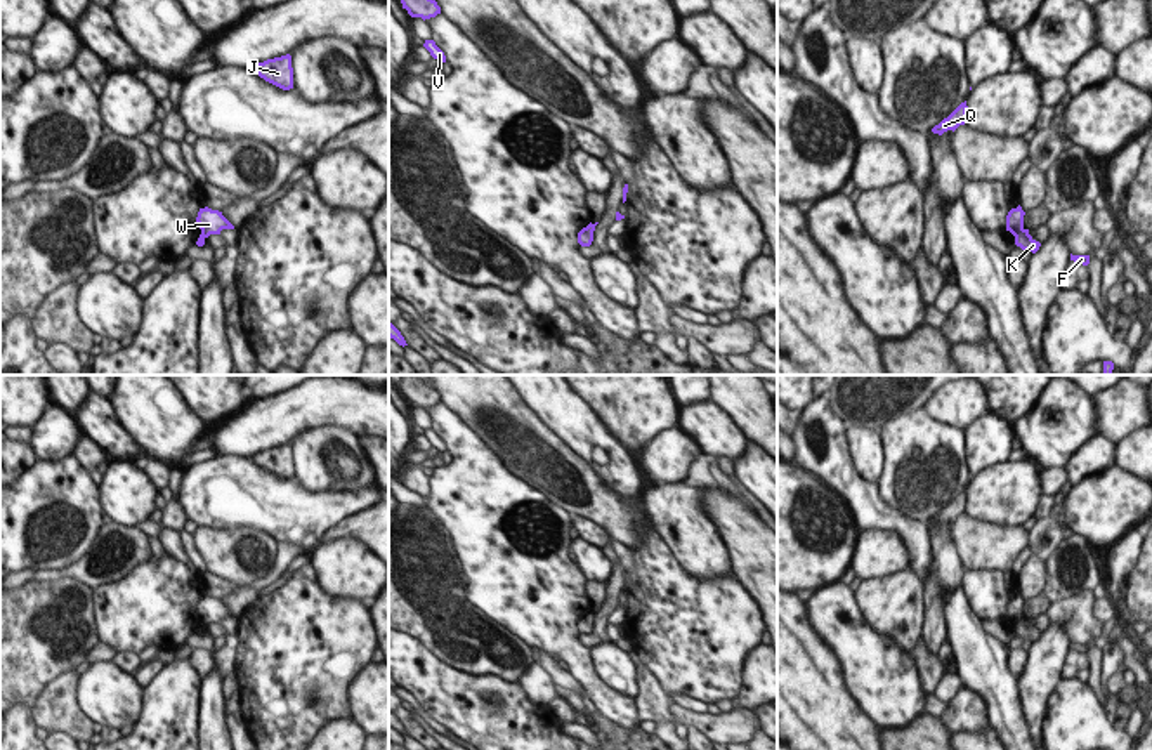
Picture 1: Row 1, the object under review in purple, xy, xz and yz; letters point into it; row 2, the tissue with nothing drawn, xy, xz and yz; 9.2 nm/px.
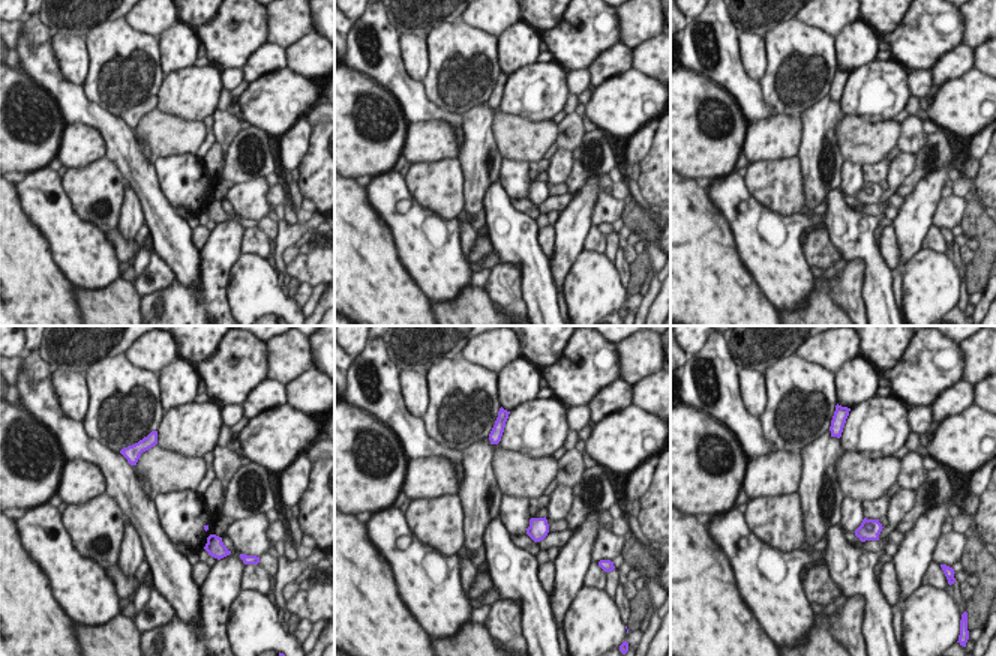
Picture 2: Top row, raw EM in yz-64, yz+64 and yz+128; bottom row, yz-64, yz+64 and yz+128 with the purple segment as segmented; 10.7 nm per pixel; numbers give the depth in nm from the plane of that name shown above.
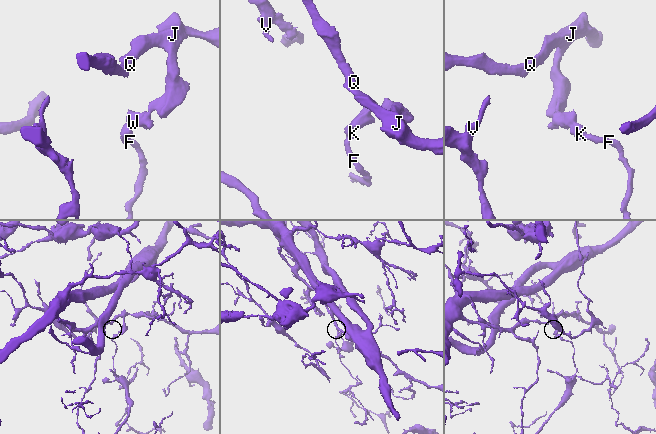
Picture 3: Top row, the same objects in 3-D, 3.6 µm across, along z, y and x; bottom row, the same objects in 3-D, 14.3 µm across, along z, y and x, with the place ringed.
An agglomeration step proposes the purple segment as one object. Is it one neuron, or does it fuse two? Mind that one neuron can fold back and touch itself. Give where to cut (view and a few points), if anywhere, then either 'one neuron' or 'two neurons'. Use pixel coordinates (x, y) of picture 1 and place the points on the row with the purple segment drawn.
yz (1024, 230), (1015, 236) | two neurons

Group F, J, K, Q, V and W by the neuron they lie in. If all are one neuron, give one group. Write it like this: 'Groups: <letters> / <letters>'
Groups: F K / J Q V W.

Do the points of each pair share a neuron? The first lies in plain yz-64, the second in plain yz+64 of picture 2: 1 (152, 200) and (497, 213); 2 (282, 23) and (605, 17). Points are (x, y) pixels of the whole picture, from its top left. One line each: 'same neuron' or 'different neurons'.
1: same neuron
2: different neurons

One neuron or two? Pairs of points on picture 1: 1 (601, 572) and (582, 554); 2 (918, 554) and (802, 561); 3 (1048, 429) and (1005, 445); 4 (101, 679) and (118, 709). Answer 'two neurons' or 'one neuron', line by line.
1: one neuron
2: two neurons
3: two neurons
4: one neuron

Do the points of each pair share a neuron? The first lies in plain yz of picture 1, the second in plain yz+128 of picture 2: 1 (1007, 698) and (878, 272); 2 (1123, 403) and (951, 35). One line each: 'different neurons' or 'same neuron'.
1: same neuron
2: different neurons

